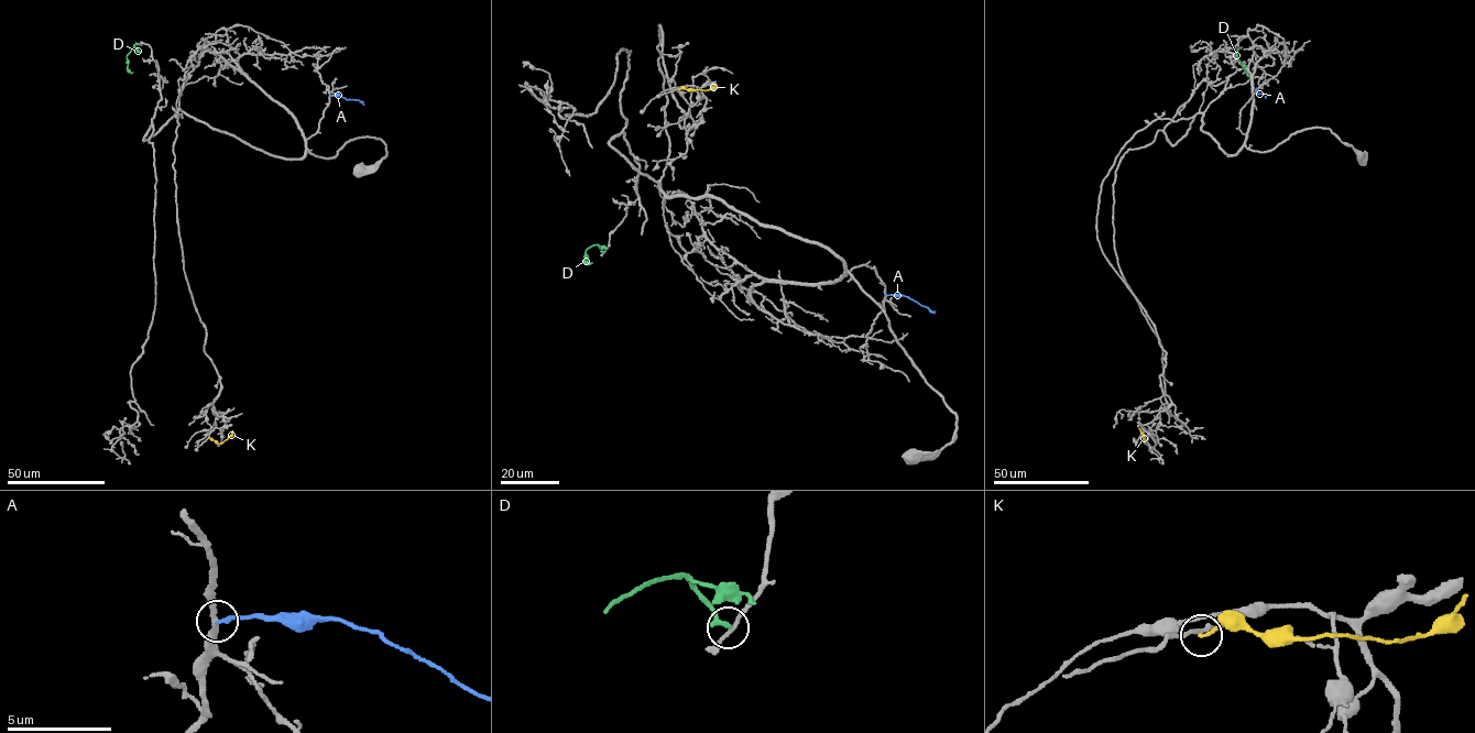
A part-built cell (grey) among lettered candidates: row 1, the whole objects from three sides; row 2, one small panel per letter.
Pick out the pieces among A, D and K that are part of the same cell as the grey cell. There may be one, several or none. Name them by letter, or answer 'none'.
none

